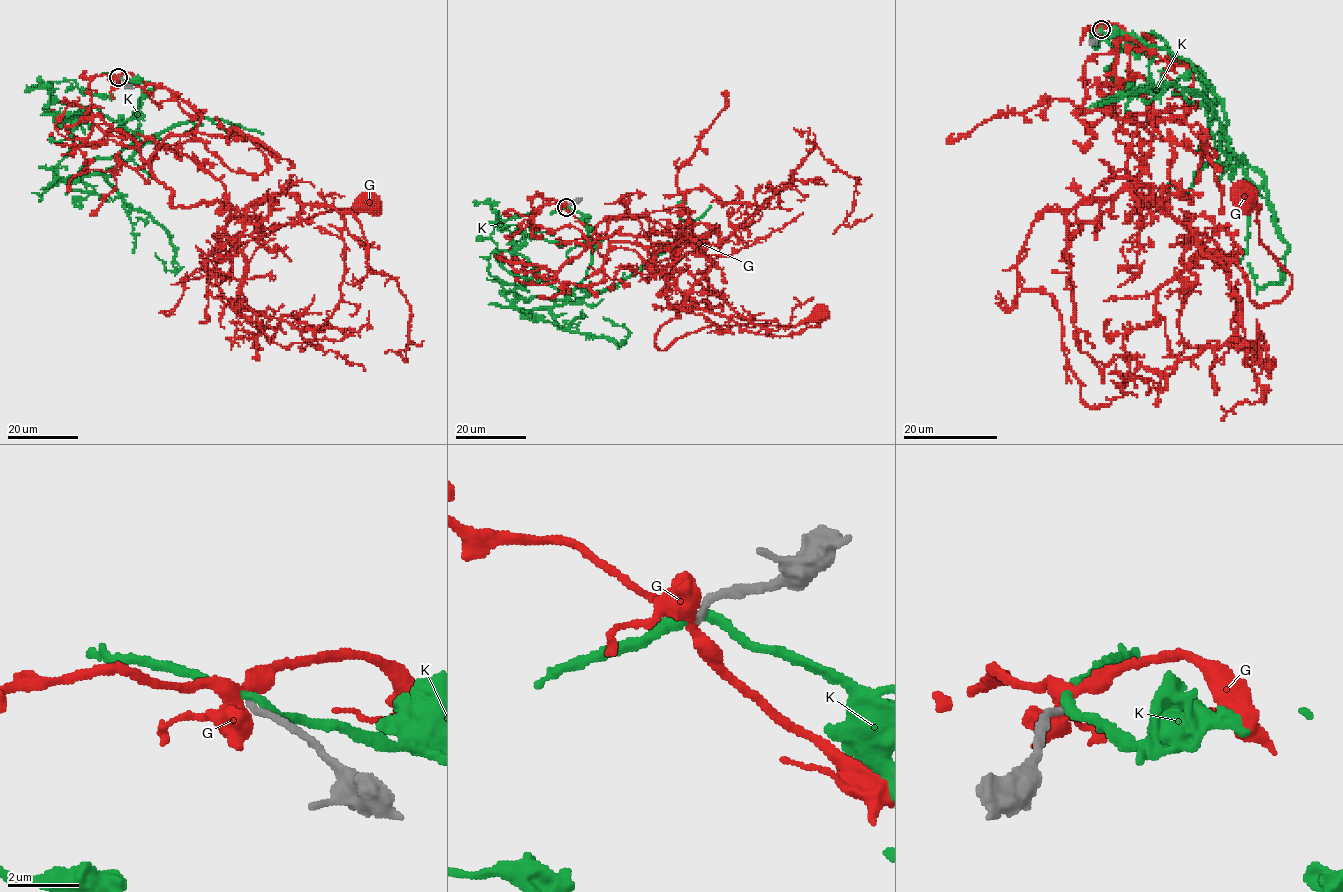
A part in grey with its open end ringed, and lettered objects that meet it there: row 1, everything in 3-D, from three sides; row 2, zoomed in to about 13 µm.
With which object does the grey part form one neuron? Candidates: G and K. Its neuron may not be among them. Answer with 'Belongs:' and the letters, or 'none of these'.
Belongs: G

